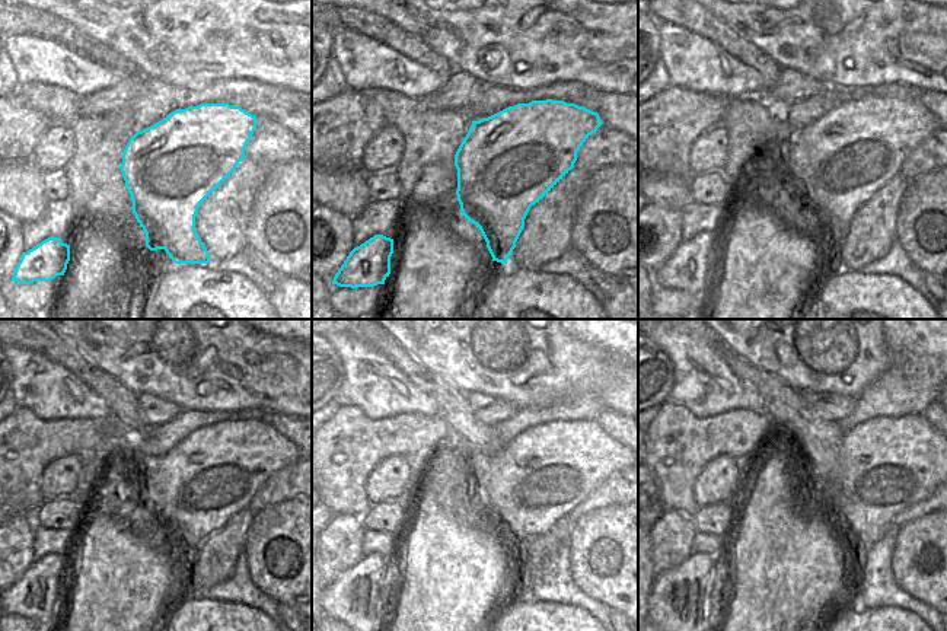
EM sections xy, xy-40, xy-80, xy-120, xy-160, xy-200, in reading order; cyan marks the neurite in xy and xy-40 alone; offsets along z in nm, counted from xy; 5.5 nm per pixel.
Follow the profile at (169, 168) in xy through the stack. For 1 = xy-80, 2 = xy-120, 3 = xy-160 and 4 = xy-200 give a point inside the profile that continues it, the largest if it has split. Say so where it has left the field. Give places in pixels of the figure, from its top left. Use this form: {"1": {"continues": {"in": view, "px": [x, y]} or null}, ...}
{"1": {"continues": {"in": "xy-80", "px": [835, 165]}}, "2": {"continues": {"in": "xy-120", "px": [190, 493]}}, "3": {"continues": {"in": "xy-160", "px": [547, 471]}}, "4": {"continues": {"in": "xy-200", "px": [886, 465]}}}

